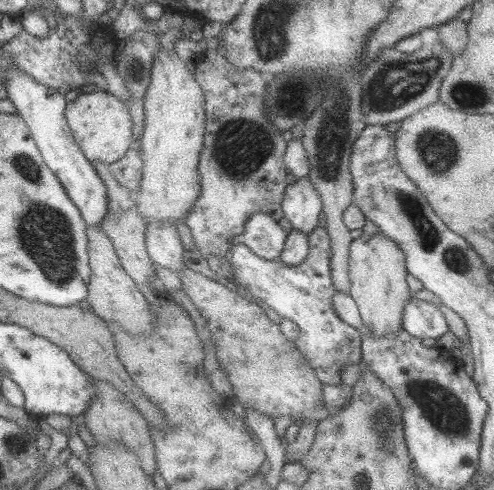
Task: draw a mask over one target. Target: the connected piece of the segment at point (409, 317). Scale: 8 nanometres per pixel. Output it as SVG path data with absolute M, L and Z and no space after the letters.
M410 297L403 310L403 330L421 339L439 339L449 330L449 324L437 305Z

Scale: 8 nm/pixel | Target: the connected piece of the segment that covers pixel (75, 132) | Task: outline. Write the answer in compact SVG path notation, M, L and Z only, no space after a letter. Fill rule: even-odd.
M100 90L81 93L75 100L67 102L65 118L71 135L88 161L100 161L109 165L129 154L133 135L132 116L127 103L117 96Z

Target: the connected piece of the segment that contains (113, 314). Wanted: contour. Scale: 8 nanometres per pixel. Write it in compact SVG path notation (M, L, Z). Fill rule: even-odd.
M96 225L87 226L88 255L90 258L91 277L88 287L86 304L108 323L114 323L128 334L146 334L152 328L154 322L153 310L150 303L136 287L136 283L123 269L116 250L108 238L108 235Z

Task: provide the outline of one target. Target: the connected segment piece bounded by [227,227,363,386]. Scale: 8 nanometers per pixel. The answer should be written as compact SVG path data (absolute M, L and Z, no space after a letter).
M316 227L310 234L310 252L304 262L288 266L279 260L264 260L256 256L239 238L234 238L228 260L231 268L231 281L247 292L251 299L261 302L275 310L283 318L299 326L299 337L296 340L298 352L307 364L315 369L323 385L342 386L337 378L348 364L362 362L361 339L363 330L344 322L333 307L333 296L337 291L332 284L330 272L330 237L327 229Z

